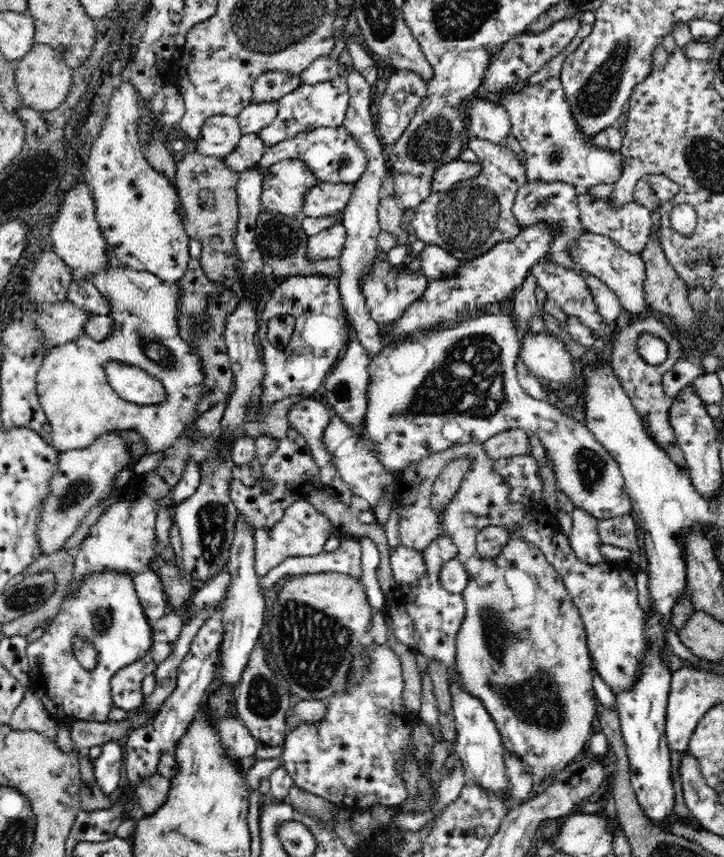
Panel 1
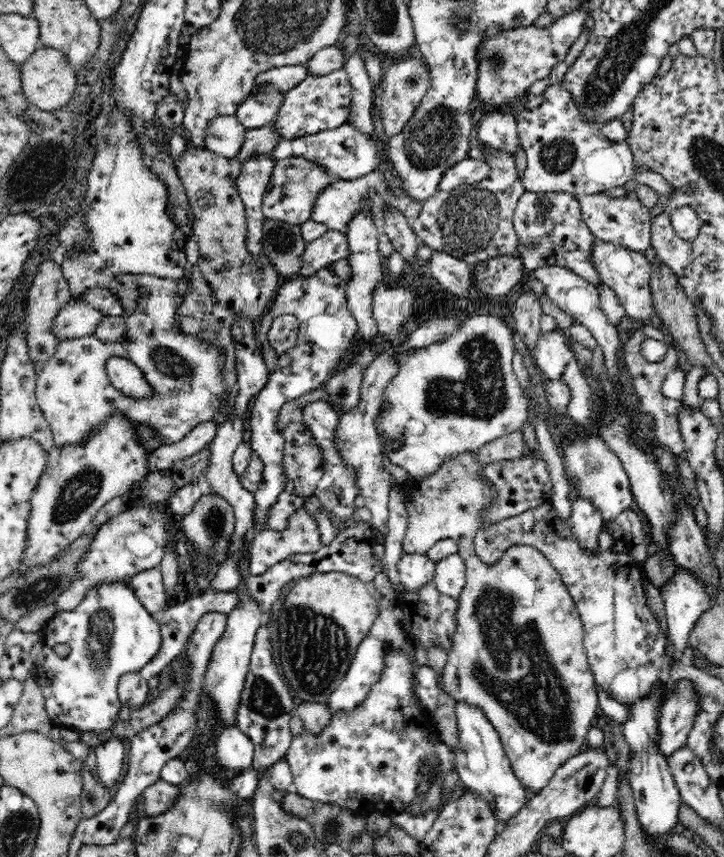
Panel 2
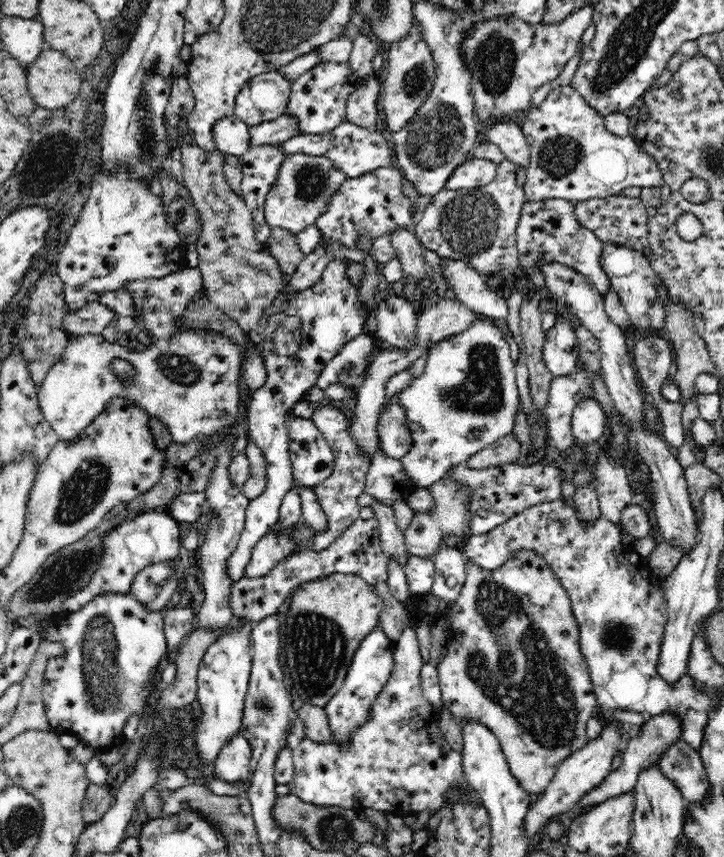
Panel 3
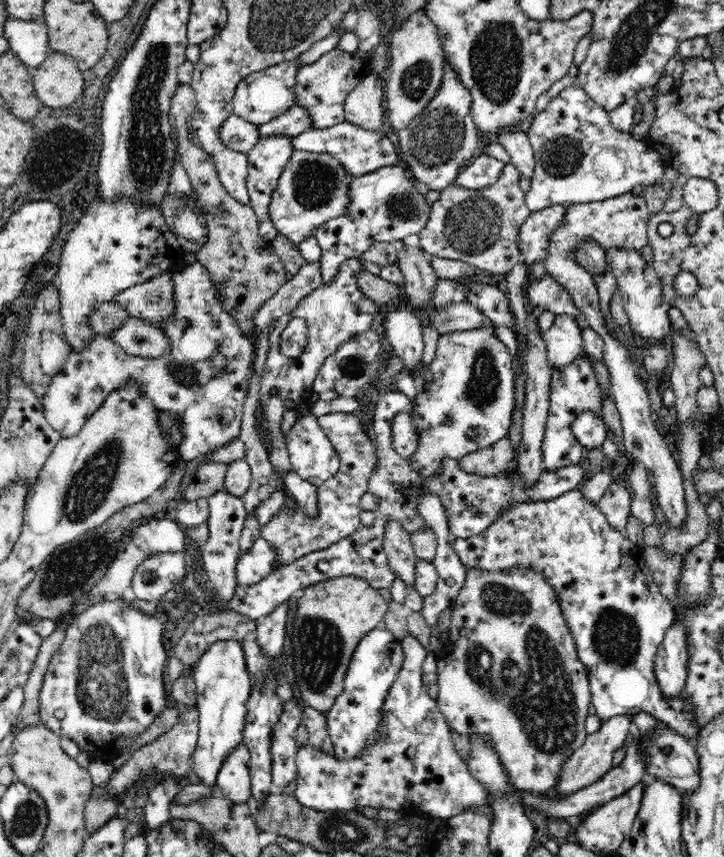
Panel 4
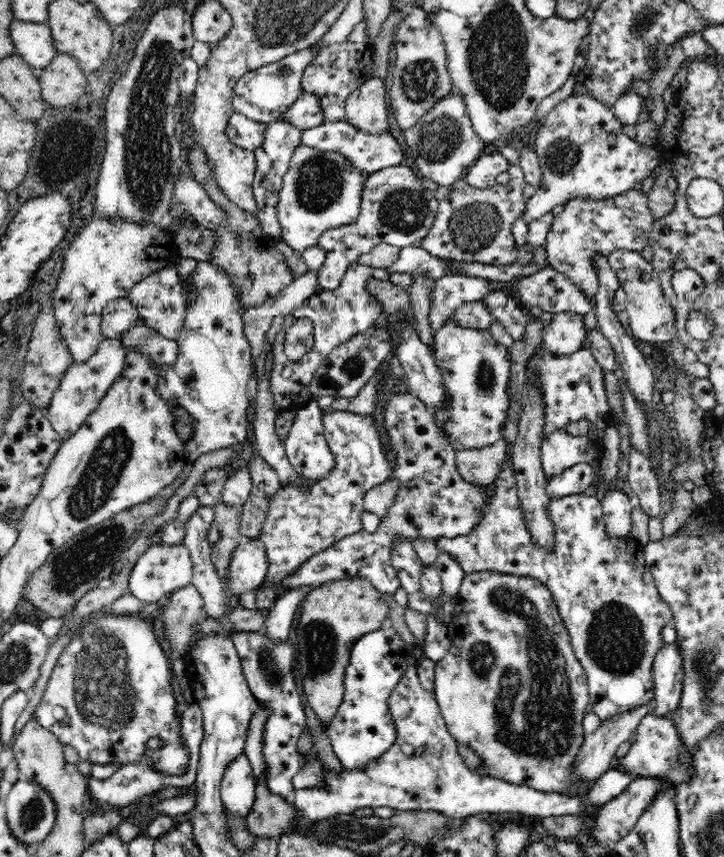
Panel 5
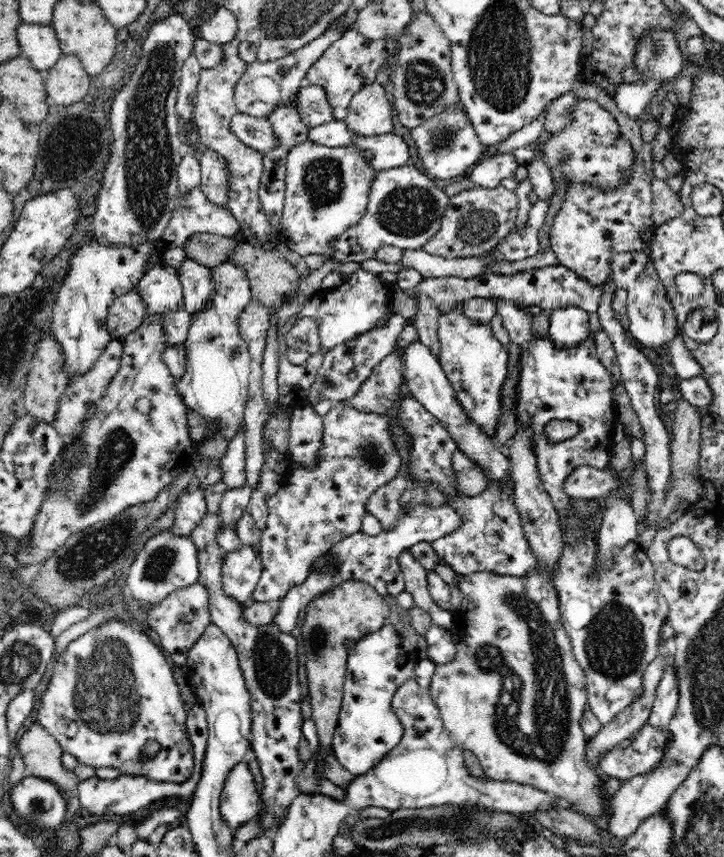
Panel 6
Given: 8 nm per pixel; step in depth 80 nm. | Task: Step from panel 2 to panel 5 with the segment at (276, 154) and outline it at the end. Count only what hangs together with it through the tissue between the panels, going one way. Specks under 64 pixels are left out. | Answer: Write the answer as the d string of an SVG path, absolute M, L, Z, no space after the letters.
M348 121L325 122L320 126L303 130L300 134L300 144L310 146L321 151L330 151L342 154L353 166L360 169L360 173L372 174L389 166L402 165L405 155L400 142L389 132L382 134L370 134L364 130L358 130Z

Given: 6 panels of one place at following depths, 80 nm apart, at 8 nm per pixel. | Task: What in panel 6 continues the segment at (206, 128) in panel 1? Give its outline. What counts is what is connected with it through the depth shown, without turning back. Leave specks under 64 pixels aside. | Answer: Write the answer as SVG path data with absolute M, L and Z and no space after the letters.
M239 112L232 116L230 129L240 142L262 154L278 146L278 137L270 125L269 117L250 116Z

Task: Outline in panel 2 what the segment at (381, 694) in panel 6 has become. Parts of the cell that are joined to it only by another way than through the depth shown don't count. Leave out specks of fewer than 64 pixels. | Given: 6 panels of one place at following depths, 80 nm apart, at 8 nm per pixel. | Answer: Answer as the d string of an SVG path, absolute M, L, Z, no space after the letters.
M370 634L358 645L356 654L348 667L340 686L327 699L331 710L349 709L365 698L383 669L383 654L390 646L386 640L379 640Z

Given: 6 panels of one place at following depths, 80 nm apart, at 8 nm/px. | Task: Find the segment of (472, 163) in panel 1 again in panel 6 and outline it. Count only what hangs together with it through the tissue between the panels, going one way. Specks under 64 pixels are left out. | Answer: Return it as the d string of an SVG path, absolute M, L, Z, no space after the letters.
M489 151L468 172L468 178L480 187L491 189L500 185L504 178L513 176L518 166L514 156Z

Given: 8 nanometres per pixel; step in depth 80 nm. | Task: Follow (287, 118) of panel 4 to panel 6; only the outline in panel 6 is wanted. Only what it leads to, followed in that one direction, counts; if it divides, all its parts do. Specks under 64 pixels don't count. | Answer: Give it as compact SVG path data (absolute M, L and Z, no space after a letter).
M304 84L298 90L298 99L293 106L300 120L310 128L334 121L328 95L324 88L318 85Z

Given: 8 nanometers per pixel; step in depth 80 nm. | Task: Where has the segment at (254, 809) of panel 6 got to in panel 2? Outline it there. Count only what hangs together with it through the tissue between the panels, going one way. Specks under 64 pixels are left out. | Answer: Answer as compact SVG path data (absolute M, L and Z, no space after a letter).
M232 723L222 727L216 739L216 758L223 769L239 775L251 768L255 745L242 730Z

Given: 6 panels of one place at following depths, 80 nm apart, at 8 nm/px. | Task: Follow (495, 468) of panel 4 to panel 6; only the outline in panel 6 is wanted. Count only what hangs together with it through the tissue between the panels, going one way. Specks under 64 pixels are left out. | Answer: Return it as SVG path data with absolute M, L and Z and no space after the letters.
M461 450L453 454L452 468L456 477L456 487L468 497L479 496L489 488L490 481L483 468L468 458Z

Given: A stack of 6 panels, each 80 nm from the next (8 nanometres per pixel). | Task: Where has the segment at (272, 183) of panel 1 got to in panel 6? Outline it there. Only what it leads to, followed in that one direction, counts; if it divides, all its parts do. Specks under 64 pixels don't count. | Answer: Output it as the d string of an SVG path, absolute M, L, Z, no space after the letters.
M310 140L293 146L286 161L285 198L278 232L280 241L303 257L314 253L329 258L329 240L364 216L369 186L376 173L355 148L332 148Z

